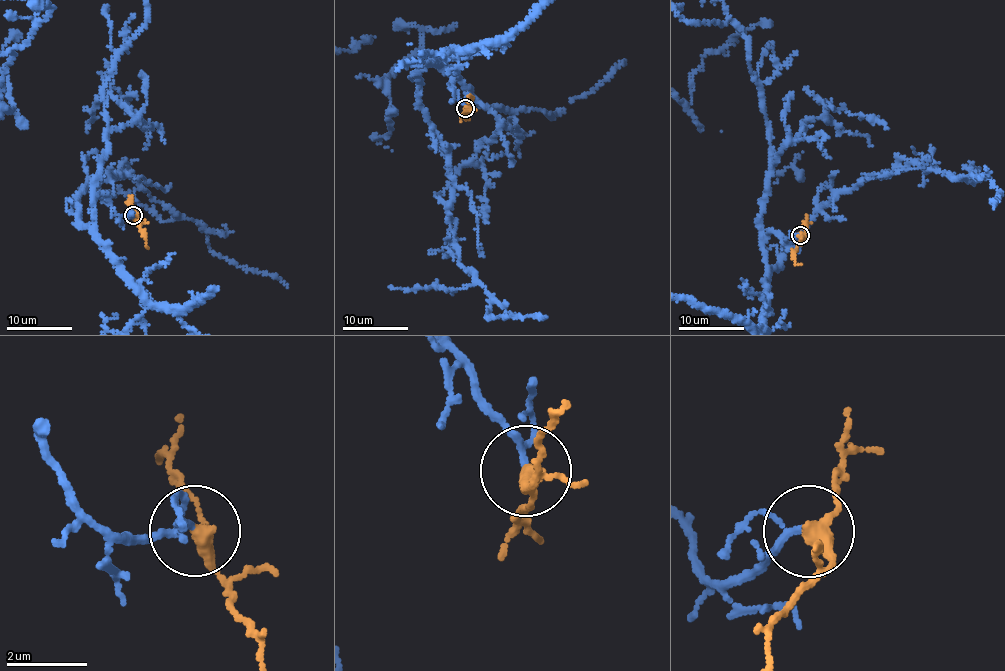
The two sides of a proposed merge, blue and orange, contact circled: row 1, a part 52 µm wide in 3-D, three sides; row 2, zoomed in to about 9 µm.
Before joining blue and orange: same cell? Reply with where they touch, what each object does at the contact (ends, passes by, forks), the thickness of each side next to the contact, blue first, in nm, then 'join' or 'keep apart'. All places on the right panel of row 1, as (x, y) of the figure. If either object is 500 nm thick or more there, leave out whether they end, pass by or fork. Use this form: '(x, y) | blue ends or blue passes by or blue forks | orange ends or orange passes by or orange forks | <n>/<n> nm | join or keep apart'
(800, 235) | blue passes by | orange passes by | 130/320 nm | join

